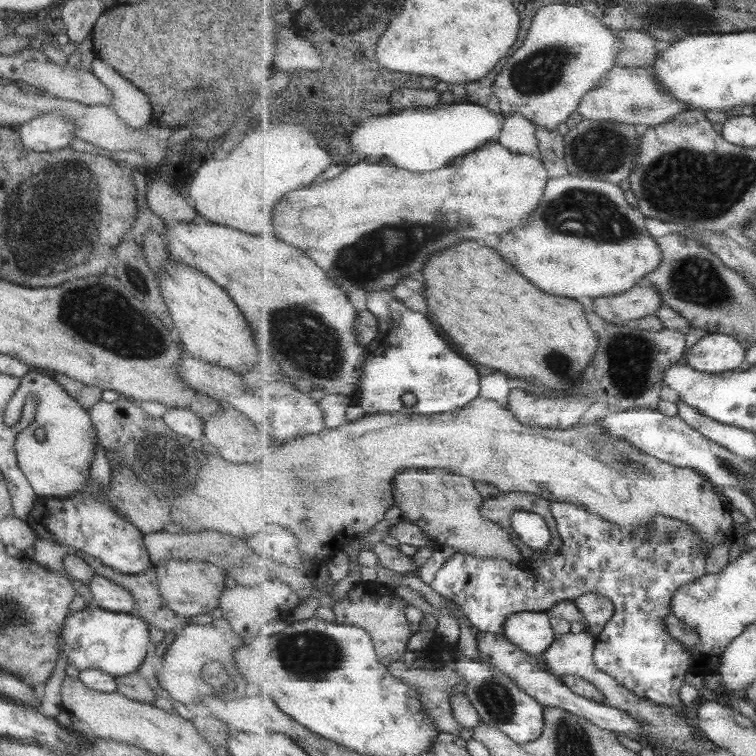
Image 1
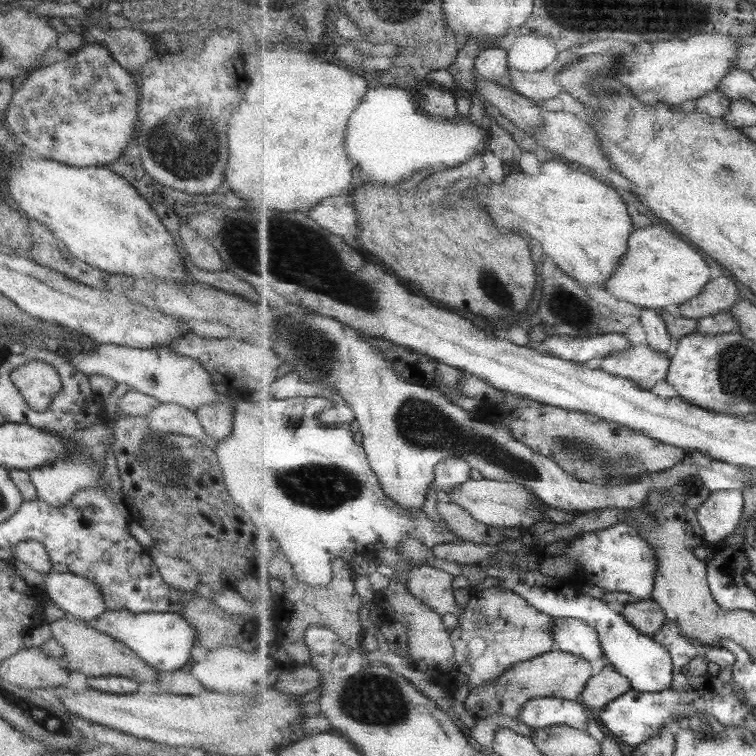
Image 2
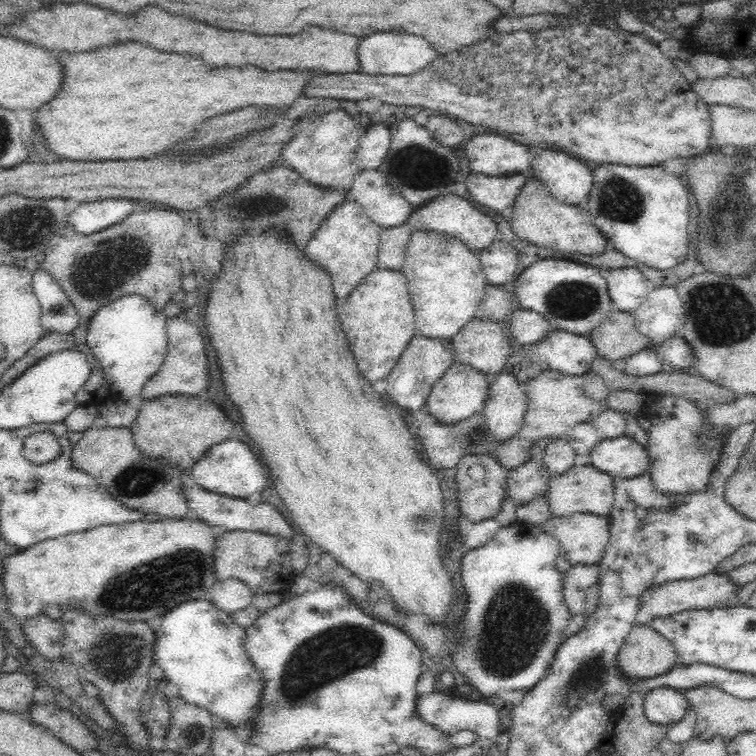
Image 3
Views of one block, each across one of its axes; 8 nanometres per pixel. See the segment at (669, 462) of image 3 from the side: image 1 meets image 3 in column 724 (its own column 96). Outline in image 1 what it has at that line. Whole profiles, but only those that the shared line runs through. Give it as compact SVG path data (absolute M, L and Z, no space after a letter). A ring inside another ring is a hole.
M34 371L23 374L19 379L19 387L7 401L4 408L4 420L7 424L12 424L19 418L25 398L31 394L37 397L34 418L17 433L13 443L17 465L38 497L71 496L83 490L89 481L89 468L98 442L96 430L87 409L75 403L49 376ZM36 428L44 430L43 439L33 436Z

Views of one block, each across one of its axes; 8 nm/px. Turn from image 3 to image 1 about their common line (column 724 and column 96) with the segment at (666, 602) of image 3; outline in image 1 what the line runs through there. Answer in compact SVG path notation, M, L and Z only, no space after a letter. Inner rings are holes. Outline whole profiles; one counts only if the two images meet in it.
M95 574L87 586L92 594L92 604L98 608L123 613L133 613L135 610L130 592L108 578Z

